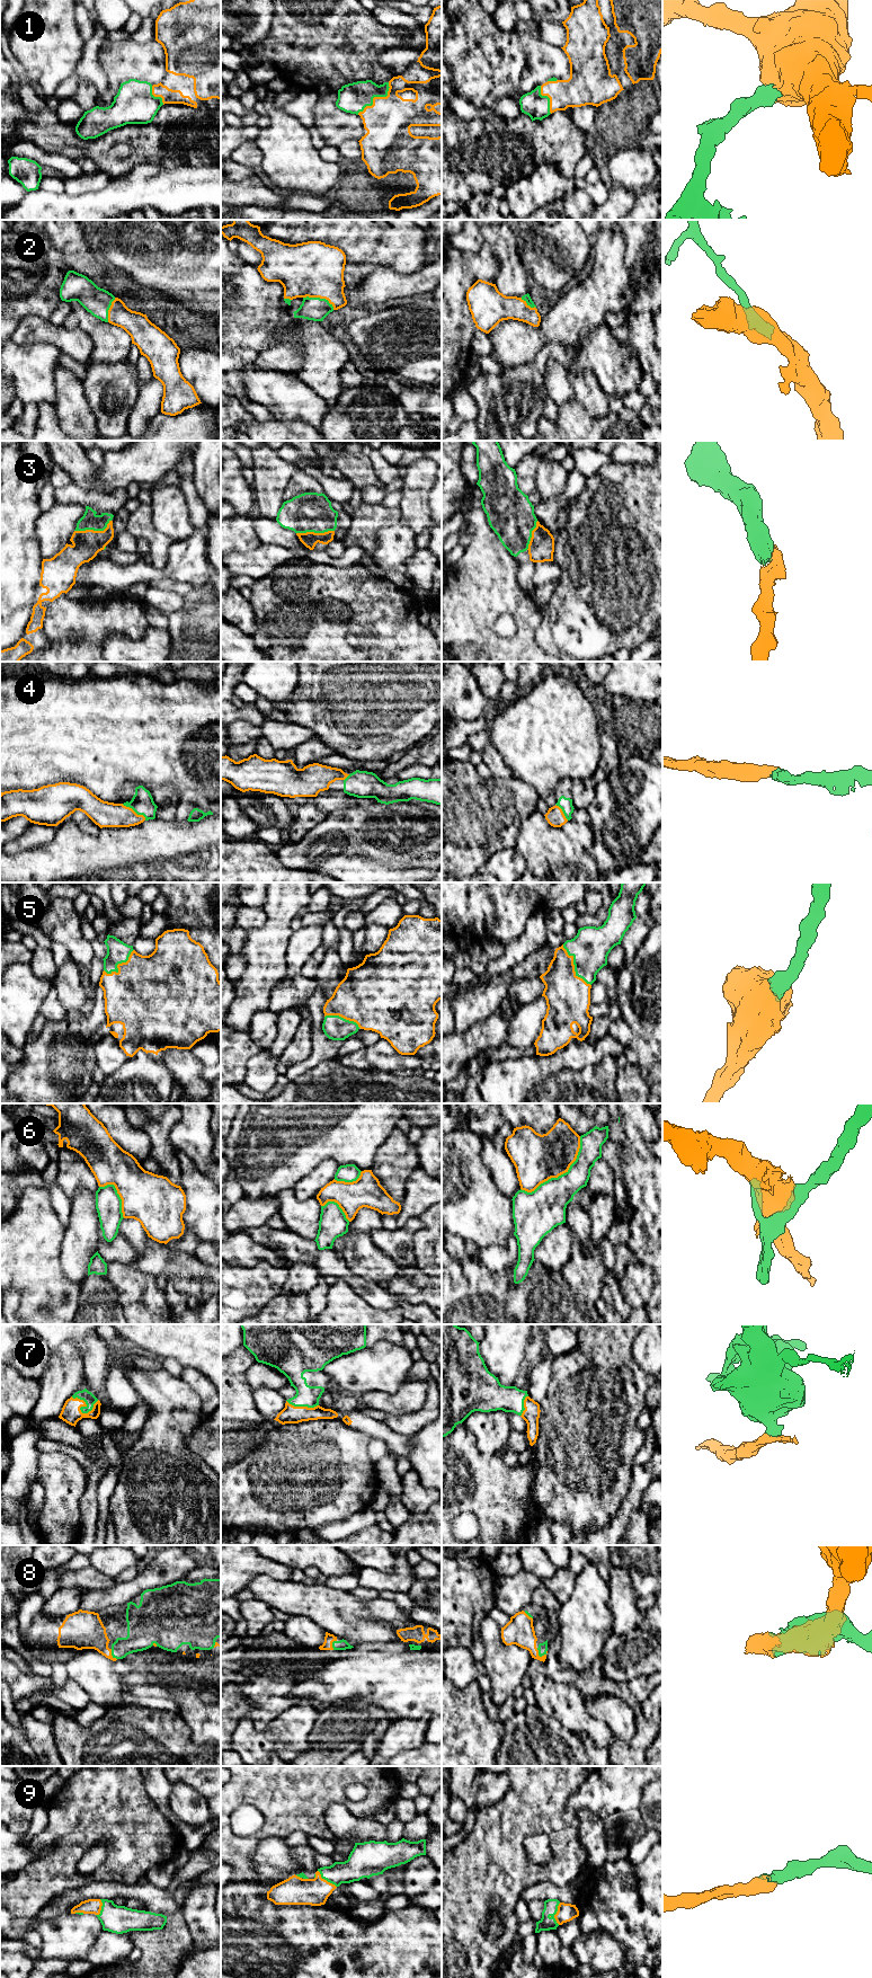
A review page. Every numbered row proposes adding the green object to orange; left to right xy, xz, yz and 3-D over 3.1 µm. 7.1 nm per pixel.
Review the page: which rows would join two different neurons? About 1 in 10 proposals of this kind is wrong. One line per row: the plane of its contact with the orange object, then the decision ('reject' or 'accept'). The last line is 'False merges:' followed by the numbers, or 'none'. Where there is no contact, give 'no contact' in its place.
1: xz | accept
2: xz | accept
3: xy | accept
4: xy | accept
5: yz | accept
6: yz | reject
7: xy | accept
8: yz | accept
9: xz | accept
False merges: 6

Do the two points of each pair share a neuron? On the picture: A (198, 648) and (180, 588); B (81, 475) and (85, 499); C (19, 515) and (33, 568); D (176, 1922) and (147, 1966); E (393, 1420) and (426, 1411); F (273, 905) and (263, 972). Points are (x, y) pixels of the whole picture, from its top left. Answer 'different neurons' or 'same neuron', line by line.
A: different neurons
B: different neurons
C: same neuron
D: same neuron
E: same neuron
F: same neuron

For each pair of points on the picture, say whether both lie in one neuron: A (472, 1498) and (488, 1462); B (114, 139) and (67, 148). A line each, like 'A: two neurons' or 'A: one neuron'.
A: one neuron
B: one neuron

